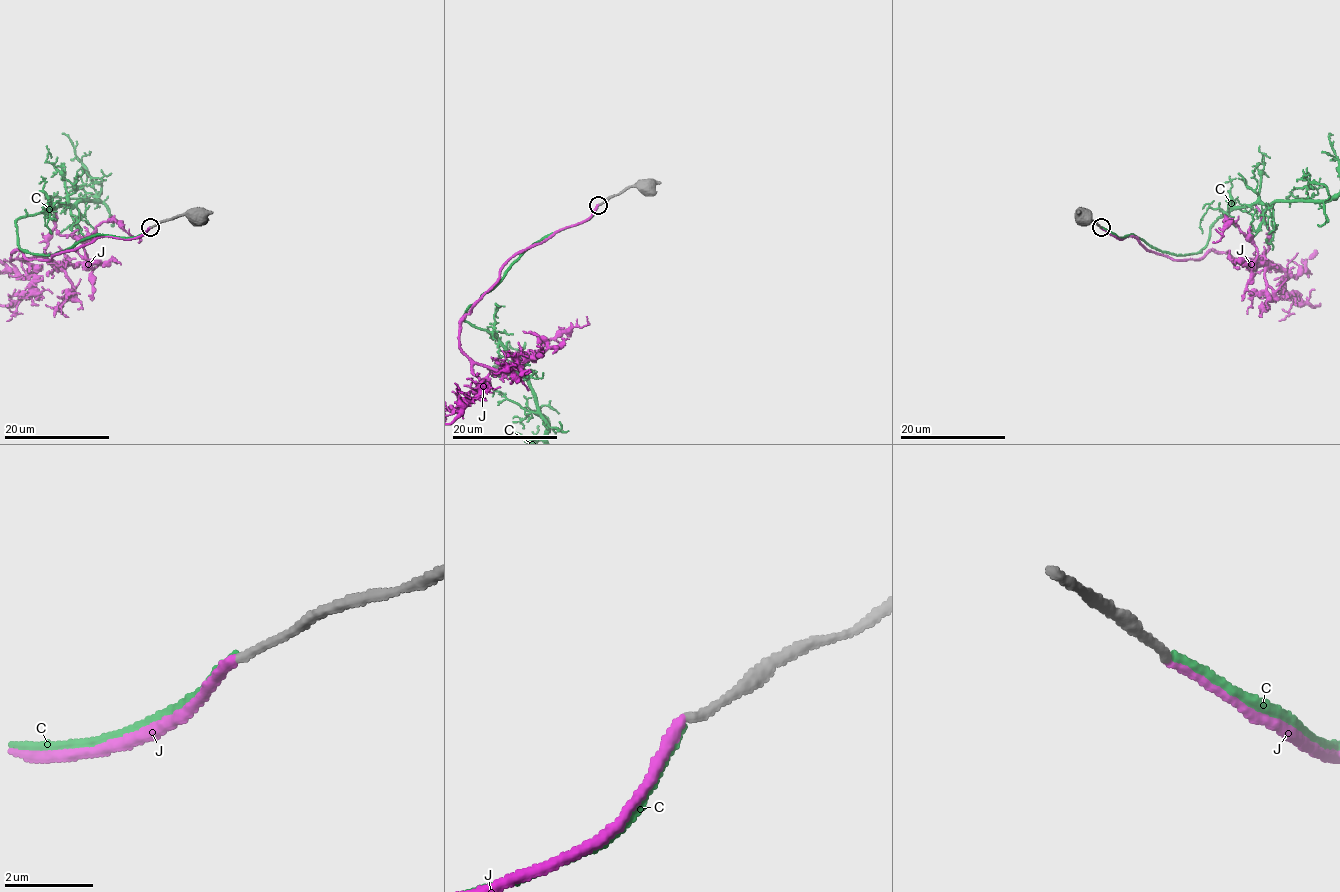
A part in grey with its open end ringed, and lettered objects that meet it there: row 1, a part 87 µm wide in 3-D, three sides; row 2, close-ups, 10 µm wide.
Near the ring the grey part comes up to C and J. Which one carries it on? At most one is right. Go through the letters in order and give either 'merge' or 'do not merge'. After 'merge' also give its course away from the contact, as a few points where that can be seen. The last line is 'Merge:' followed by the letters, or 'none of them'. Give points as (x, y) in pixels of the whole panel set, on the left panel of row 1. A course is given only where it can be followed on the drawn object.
C: merge
J: do not merge
Merge: C

